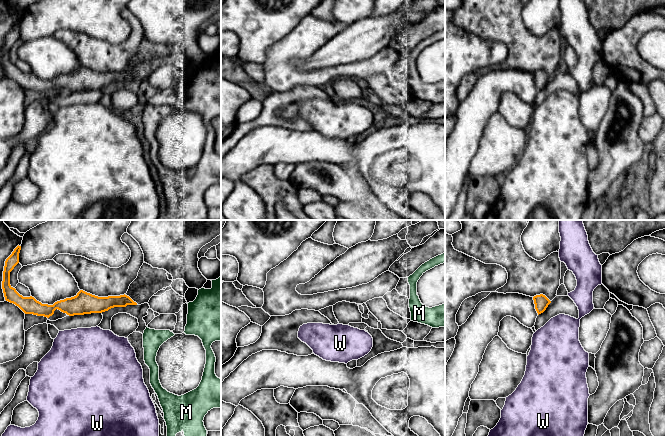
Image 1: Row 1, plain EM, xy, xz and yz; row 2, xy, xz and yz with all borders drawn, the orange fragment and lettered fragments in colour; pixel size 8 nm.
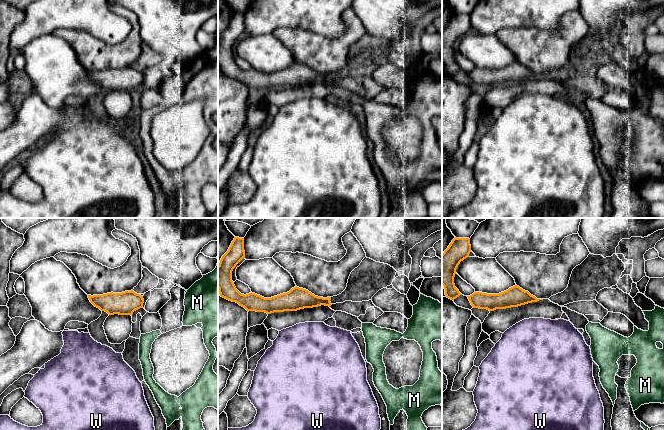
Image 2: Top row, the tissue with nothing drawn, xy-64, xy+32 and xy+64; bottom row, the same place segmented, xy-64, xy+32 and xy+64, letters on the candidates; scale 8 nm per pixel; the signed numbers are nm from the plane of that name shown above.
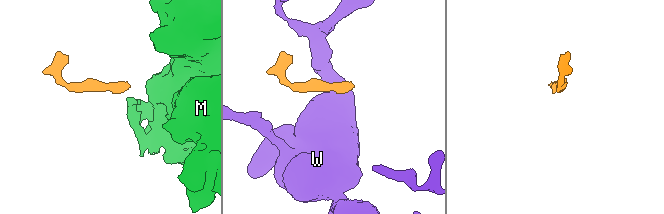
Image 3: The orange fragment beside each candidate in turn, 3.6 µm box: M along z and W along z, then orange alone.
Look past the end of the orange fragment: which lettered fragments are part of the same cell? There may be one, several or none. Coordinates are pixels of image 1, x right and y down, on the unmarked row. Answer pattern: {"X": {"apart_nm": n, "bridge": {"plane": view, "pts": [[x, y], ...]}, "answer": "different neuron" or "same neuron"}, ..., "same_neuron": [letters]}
{"M": {"apart_nm": 200, "bridge": {"plane": "xy", "pts": [[136, 80], [146, 103]]}, "answer": "different neuron"}, "W": {"apart_nm": 90, "bridge": {"plane": "yz", "pts": [[543, 87], [551, 94]]}, "answer": "different neuron"}, "same_neuron": []}

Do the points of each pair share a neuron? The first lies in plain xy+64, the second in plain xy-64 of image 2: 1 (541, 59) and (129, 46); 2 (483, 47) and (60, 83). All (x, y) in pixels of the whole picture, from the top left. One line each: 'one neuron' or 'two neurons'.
1: one neuron
2: one neuron

